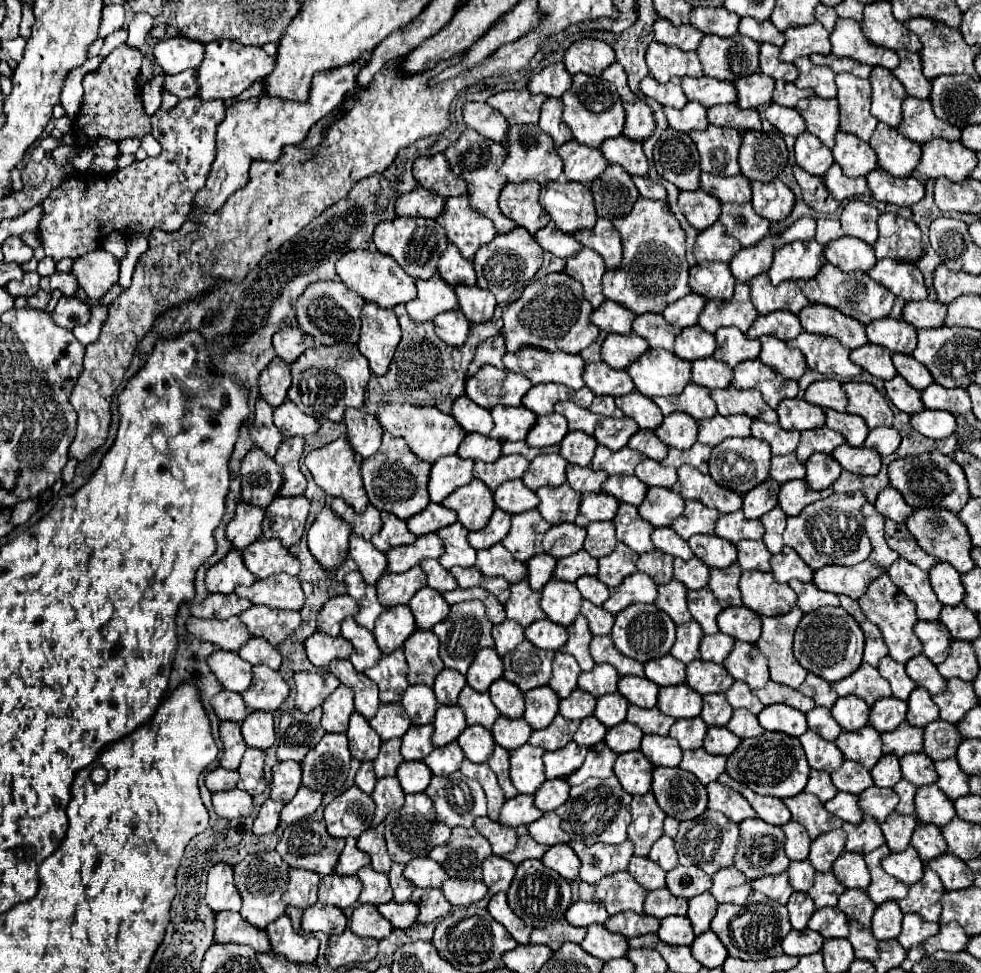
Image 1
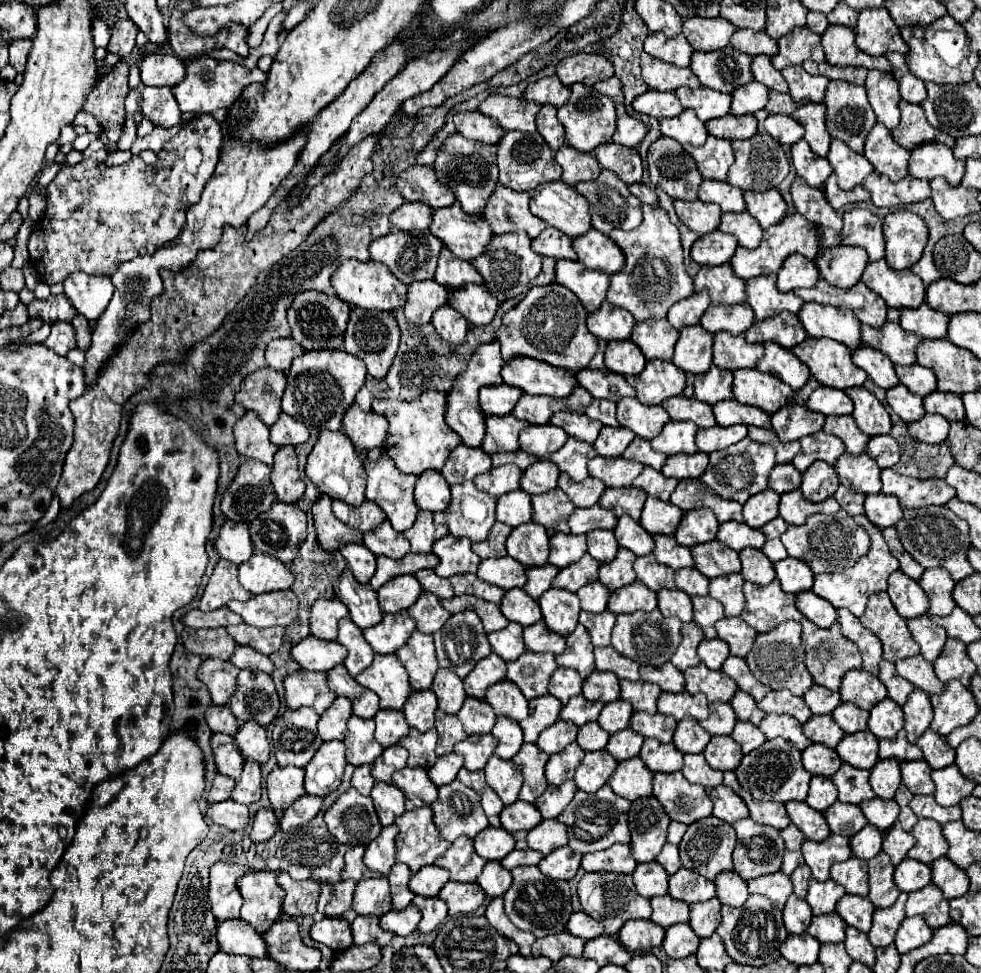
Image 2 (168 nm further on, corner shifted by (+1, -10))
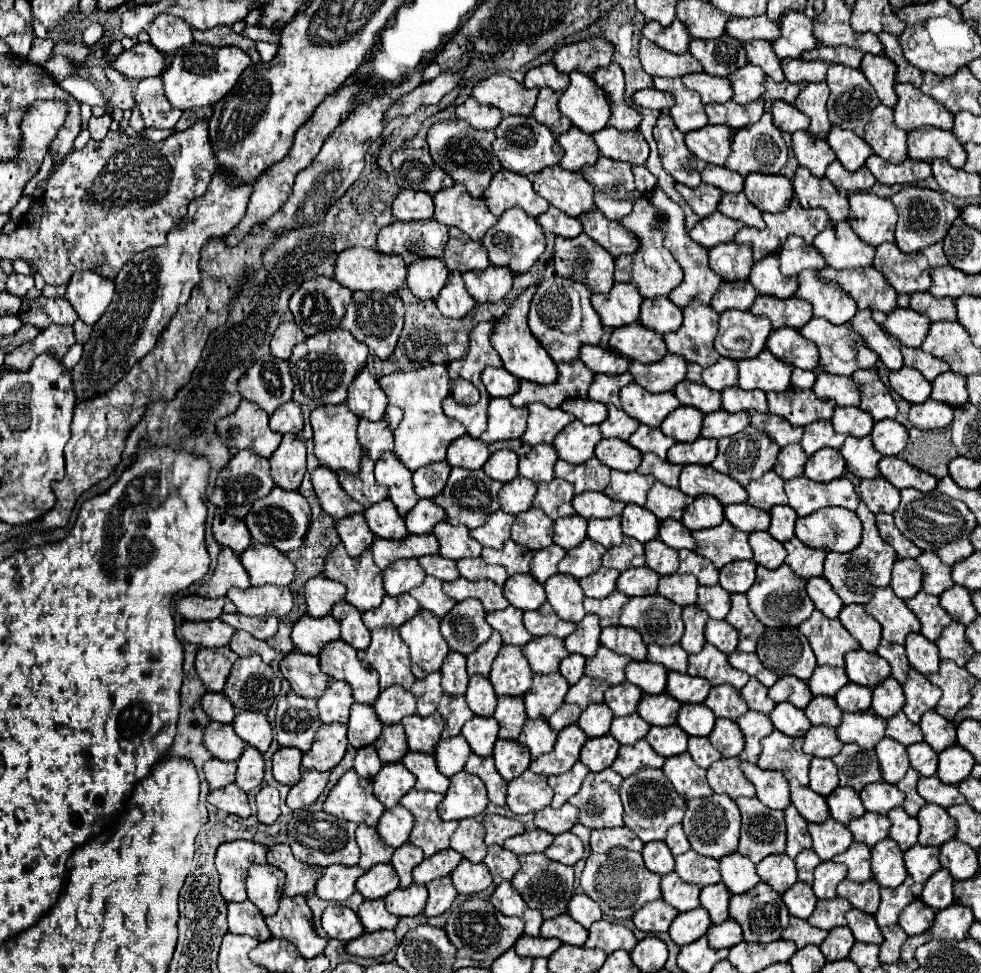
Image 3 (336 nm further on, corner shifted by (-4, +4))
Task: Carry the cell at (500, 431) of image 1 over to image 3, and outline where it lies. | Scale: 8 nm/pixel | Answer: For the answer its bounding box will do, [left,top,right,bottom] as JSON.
[481,398,527,444]

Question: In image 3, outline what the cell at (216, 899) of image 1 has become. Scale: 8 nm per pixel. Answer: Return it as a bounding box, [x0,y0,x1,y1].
[215,848,267,902]

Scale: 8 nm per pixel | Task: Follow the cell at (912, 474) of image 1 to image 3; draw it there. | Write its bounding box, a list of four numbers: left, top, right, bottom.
[879,456,937,492]

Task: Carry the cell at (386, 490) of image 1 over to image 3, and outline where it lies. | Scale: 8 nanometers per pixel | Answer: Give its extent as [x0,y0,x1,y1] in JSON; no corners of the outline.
[375,452,419,516]

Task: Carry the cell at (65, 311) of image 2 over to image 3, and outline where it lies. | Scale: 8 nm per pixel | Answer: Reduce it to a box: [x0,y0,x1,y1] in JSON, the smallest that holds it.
[17,298,77,330]

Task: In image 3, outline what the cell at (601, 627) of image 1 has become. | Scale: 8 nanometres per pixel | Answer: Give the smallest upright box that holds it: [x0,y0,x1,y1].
[585,592,627,626]

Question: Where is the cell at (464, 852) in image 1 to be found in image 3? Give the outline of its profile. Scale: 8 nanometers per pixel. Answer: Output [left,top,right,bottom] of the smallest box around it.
[451,818,487,864]

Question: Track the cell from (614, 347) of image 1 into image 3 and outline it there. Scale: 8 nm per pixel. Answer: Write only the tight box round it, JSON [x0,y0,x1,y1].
[609,322,667,364]

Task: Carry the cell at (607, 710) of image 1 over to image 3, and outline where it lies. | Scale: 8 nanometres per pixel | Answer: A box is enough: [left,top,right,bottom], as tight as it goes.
[605,680,643,716]

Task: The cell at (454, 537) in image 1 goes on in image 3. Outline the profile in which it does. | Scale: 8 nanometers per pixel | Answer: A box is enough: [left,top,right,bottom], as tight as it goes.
[433,522,483,560]

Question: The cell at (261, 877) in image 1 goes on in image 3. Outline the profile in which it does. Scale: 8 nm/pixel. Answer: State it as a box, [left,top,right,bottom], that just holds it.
[247,864,285,916]

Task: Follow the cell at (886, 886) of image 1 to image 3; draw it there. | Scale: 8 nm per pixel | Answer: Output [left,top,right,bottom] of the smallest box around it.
[871,838,907,888]

